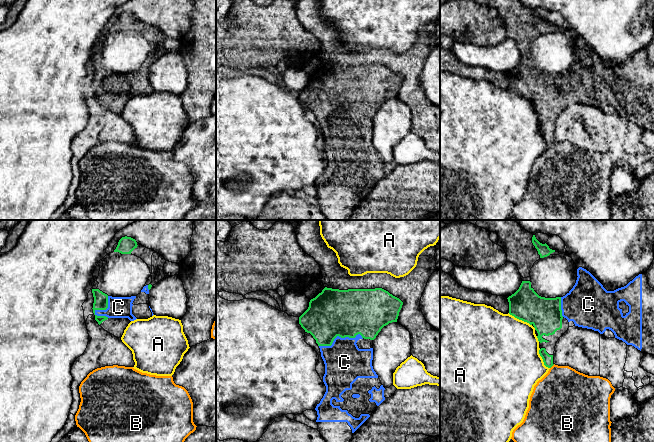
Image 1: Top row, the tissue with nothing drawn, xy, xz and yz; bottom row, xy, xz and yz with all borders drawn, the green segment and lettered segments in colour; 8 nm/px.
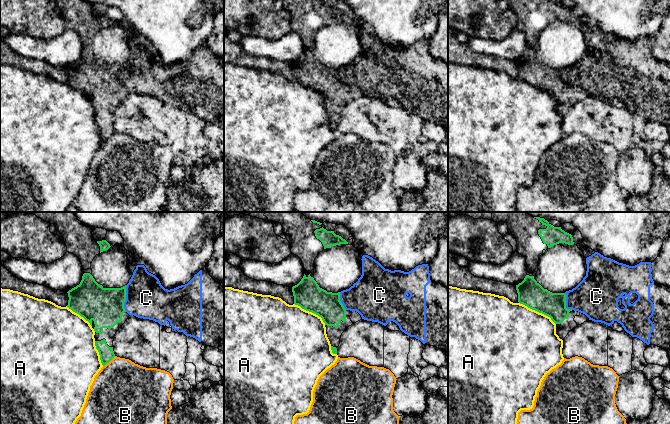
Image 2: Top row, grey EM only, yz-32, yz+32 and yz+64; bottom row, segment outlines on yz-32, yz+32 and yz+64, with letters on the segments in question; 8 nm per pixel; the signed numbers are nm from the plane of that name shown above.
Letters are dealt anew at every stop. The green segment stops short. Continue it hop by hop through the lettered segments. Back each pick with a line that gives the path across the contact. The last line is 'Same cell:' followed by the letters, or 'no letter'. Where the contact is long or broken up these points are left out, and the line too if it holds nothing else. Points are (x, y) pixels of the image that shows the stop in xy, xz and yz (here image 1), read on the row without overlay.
C: runs through xz (345, 89), (339, 98), (339, 112), (339, 128), (344, 138)
Same cell: C

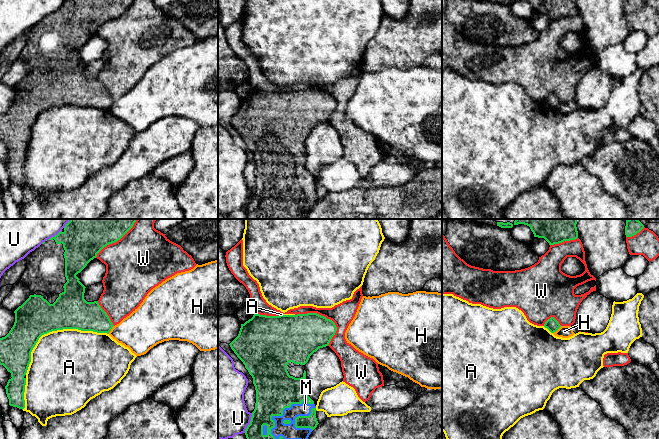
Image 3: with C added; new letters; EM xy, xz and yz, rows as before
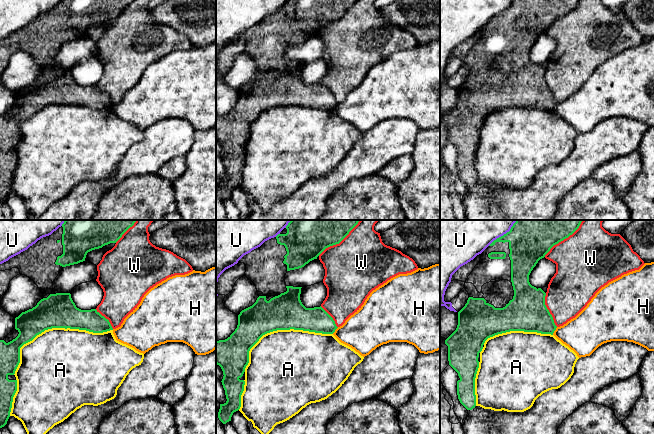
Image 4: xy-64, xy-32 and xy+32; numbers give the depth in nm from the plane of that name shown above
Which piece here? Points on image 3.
Same cell: M

